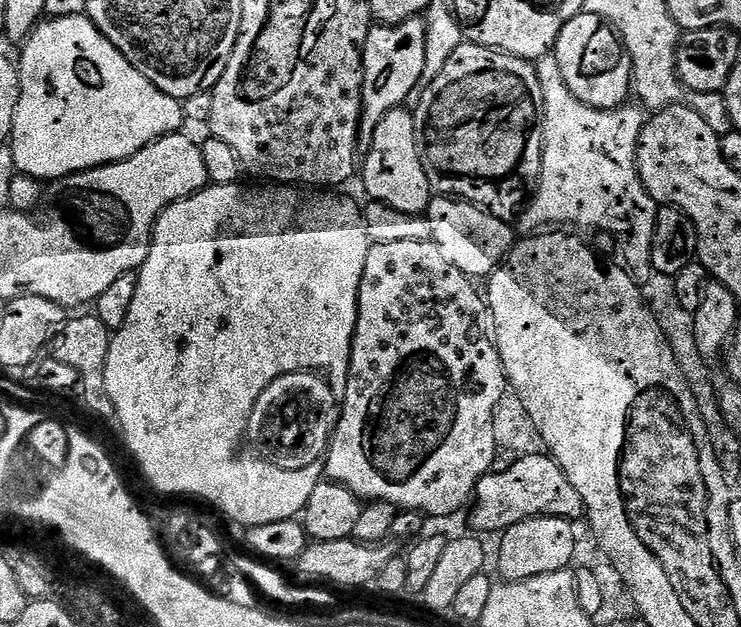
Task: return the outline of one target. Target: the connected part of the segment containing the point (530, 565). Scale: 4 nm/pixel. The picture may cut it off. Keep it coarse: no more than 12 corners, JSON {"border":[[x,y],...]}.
{"border":[[535,516],[499,537],[505,581],[565,571],[573,521]]}

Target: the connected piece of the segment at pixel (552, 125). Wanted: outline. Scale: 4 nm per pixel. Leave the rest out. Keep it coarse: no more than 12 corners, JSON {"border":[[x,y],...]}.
{"border":[[555,55],[540,184],[518,228],[597,228],[649,282],[658,205],[640,108],[591,108]]}

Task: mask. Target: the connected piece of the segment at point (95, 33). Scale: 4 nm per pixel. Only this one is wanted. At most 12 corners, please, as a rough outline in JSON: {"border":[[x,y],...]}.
{"border":[[87,15],[37,24],[10,147],[41,182],[185,127]]}

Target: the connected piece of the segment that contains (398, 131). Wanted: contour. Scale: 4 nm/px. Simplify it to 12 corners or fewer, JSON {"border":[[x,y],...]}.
{"border":[[416,117],[378,122],[362,160],[369,201],[427,213],[434,193]]}

